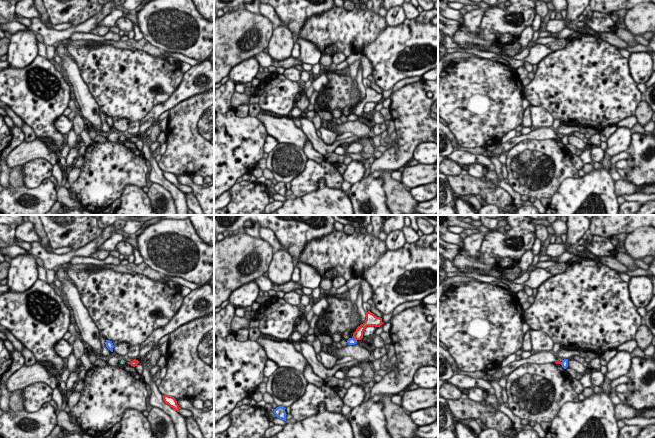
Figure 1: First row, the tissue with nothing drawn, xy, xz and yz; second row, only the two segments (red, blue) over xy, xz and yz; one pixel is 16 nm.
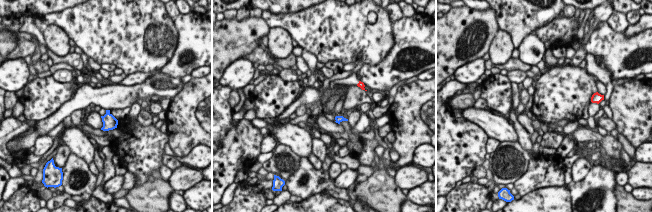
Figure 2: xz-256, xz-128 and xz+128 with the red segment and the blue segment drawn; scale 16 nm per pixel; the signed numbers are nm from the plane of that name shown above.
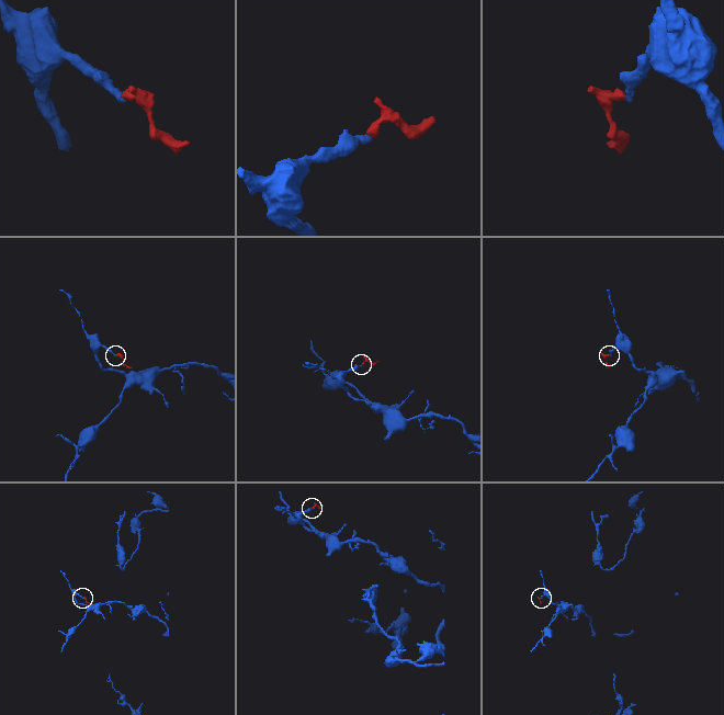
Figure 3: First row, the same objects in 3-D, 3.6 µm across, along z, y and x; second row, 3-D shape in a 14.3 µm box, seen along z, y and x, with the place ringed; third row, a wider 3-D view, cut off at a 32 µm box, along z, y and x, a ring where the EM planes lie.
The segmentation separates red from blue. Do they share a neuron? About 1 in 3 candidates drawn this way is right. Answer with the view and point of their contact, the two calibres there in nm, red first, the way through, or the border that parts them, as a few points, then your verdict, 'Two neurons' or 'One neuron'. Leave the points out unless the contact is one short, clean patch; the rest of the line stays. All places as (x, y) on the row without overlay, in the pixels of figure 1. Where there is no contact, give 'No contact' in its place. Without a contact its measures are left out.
Touches red at xz (354, 114). Thickness 160 nm (red) against 130 nm. Boundary: xz (352, 113), (356, 116). Two neurons

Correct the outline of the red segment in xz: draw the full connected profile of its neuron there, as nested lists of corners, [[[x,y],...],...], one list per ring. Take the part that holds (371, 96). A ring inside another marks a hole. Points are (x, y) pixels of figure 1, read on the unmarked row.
[[[368,87],[366,88],[365,98],[357,103],[356,107],[353,109],[353,114],[356,116],[361,116],[363,113],[363,108],[367,102],[380,103],[382,100],[382,94],[377,93],[373,89]]]

